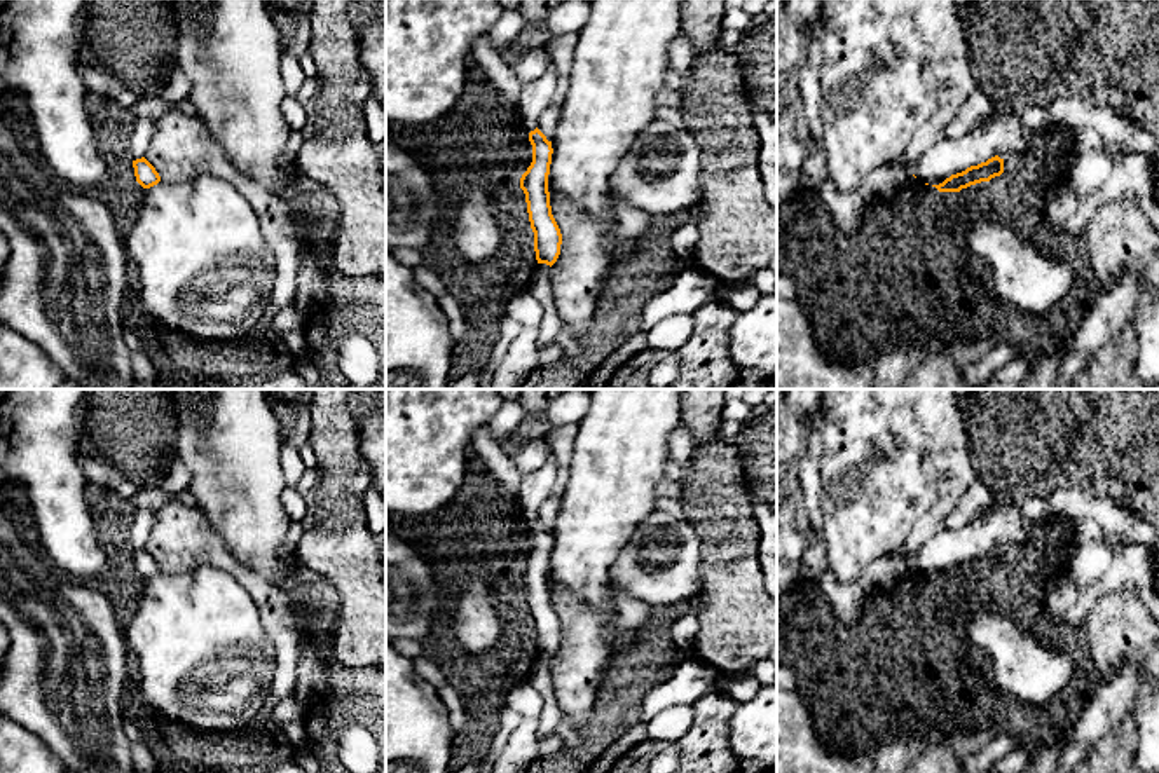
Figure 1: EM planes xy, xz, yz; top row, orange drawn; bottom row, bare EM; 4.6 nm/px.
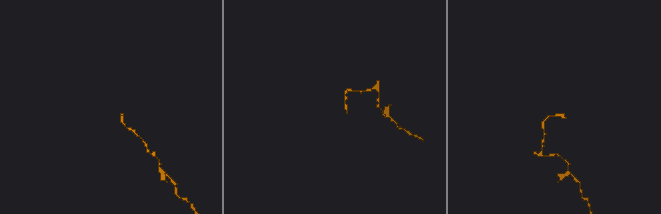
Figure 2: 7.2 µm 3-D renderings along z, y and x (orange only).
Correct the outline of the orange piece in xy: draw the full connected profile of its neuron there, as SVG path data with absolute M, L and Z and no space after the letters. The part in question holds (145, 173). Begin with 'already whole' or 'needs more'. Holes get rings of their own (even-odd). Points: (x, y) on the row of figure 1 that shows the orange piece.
already whole; M145 157L133 161L133 168L134 168L136 181L143 188L150 188L161 181L159 173Z

